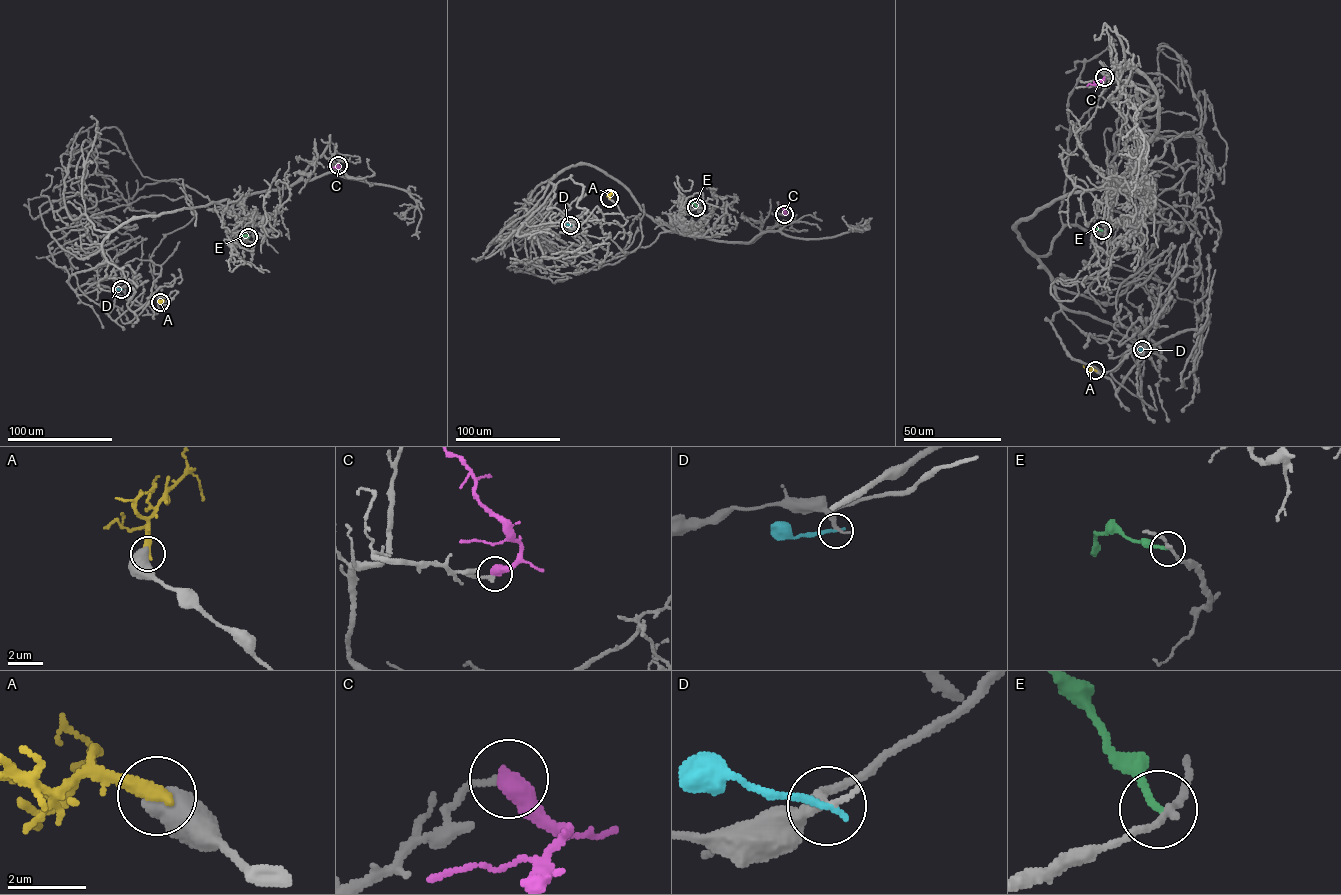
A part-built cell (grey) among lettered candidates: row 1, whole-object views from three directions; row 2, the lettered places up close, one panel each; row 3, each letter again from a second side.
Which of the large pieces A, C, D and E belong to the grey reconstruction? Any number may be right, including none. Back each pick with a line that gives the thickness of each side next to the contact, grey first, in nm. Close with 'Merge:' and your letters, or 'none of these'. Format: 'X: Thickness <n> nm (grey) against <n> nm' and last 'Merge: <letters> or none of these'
Merge: none of these

